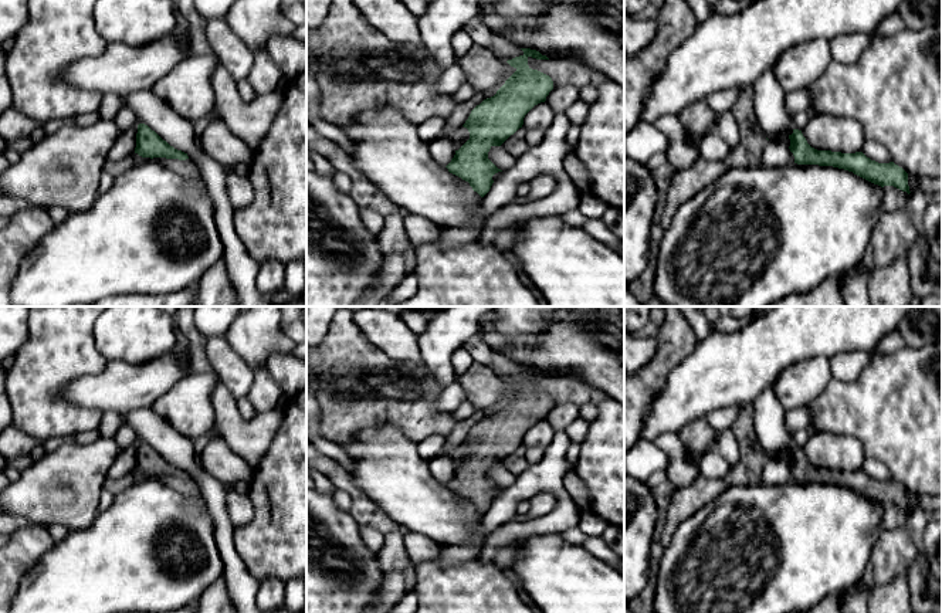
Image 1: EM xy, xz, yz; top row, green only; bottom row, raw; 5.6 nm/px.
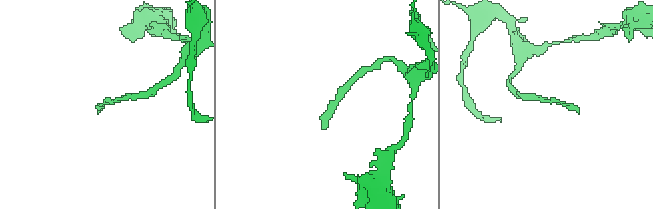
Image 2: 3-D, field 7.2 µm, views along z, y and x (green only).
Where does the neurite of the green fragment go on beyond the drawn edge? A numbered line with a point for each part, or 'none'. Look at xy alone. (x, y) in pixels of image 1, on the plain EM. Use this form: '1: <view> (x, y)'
none

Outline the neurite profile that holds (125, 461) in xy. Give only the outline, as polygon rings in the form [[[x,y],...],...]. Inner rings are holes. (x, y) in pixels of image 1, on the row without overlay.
[[[138,443],[131,444],[128,447],[122,447],[113,464],[106,471],[106,478],[118,481],[119,478],[133,471],[136,465],[136,451]]]

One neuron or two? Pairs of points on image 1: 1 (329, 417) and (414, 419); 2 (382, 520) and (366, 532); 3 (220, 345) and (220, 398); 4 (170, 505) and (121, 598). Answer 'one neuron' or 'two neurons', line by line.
1: one neuron
2: two neurons
3: two neurons
4: one neuron

